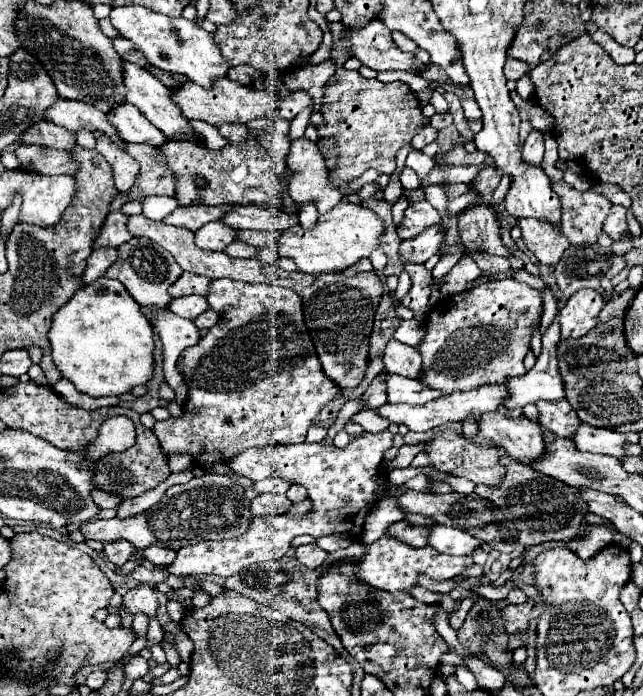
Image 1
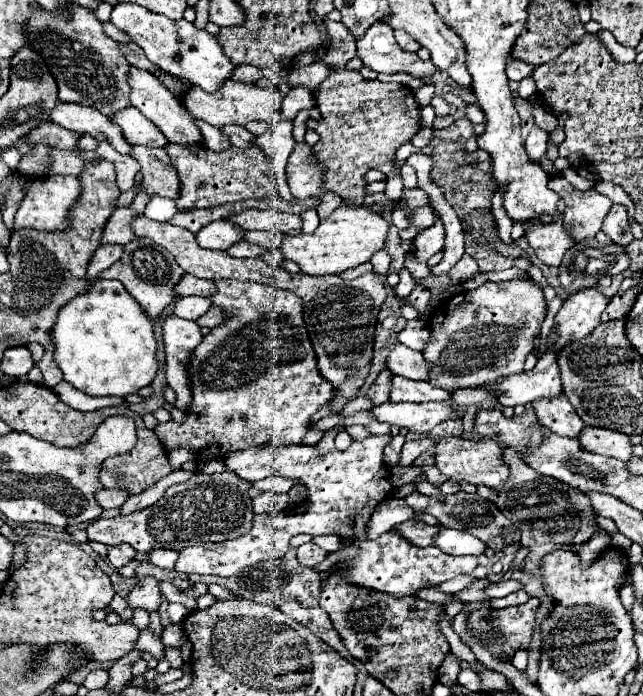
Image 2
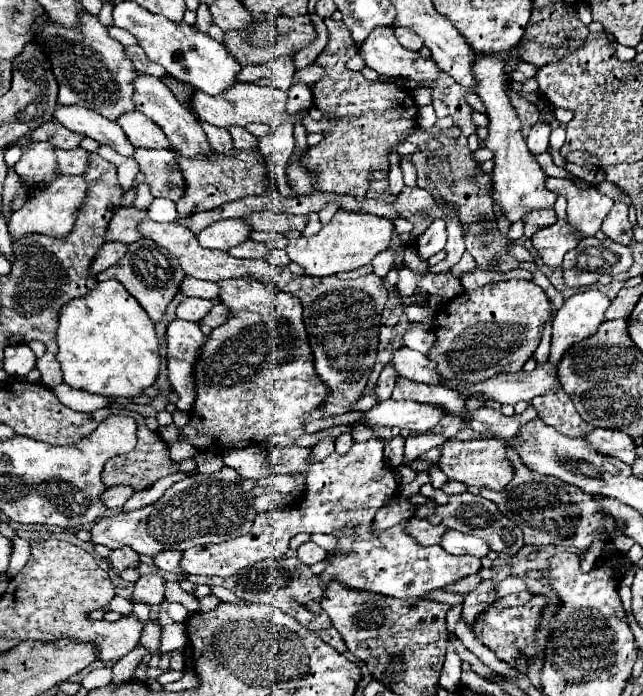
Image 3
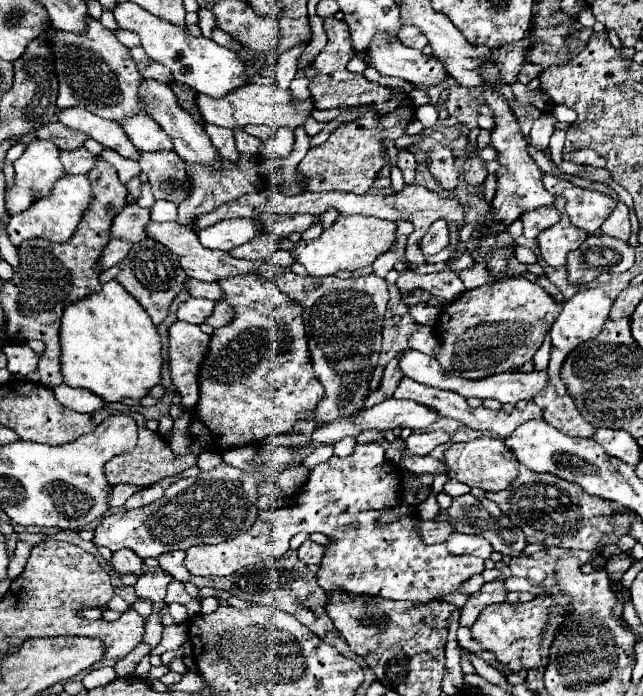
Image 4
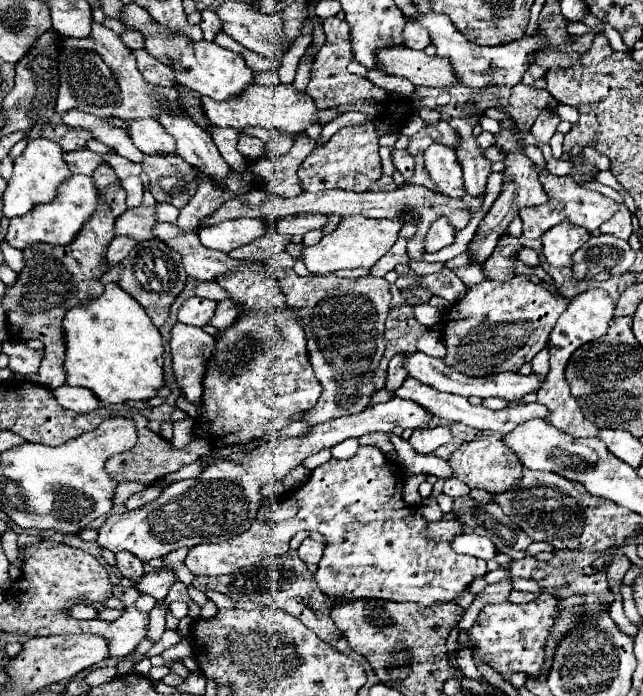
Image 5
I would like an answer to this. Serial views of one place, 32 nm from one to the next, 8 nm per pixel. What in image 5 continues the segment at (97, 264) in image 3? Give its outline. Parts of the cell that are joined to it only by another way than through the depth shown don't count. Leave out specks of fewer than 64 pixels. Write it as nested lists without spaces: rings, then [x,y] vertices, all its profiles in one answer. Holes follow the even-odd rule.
[[[116,236],[116,240],[112,240],[112,244],[108,246],[108,264],[114,266],[118,264],[122,258],[126,258],[130,254],[130,250],[136,246],[138,242],[134,238],[128,238],[128,236]]]

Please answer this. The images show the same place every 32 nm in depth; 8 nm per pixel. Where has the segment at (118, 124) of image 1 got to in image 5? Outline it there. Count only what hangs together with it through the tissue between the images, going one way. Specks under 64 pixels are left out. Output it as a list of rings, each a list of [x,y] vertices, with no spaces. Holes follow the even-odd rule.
[[[132,120],[128,134],[144,154],[176,154],[176,140],[168,136],[158,120]]]

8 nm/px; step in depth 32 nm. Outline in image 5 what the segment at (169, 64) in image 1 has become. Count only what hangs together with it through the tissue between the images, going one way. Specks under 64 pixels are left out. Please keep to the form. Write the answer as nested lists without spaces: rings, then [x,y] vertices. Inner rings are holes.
[[[126,4],[126,10],[122,12],[122,22],[126,26],[132,26],[138,32],[144,32],[148,54],[152,54],[154,58],[162,58],[162,56],[172,58],[176,82],[202,96],[210,96],[212,100],[230,100],[230,98],[238,98],[248,86],[256,84],[256,80],[254,80],[256,72],[246,66],[242,54],[226,50],[226,48],[218,46],[216,42],[200,40],[200,42],[192,44],[190,40],[184,40],[184,36],[164,34],[164,28],[160,24],[156,24],[156,20],[138,4]]]

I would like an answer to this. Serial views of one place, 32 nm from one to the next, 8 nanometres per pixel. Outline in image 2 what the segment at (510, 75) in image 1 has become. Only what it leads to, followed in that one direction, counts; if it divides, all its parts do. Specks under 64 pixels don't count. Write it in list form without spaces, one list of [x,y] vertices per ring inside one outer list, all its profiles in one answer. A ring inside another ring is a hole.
[[[508,60],[508,64],[506,64],[506,76],[508,76],[508,80],[516,80],[516,82],[520,82],[522,78],[526,78],[526,76],[532,76],[532,72],[534,72],[534,66],[532,64],[526,64],[526,62],[522,62],[522,60]]]

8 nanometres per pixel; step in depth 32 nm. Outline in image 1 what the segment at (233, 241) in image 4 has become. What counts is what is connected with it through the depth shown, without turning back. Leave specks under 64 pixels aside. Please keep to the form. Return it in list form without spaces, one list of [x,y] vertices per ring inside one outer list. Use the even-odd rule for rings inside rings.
[[[208,222],[196,232],[196,246],[204,250],[224,250],[236,240],[236,228],[224,222]]]

